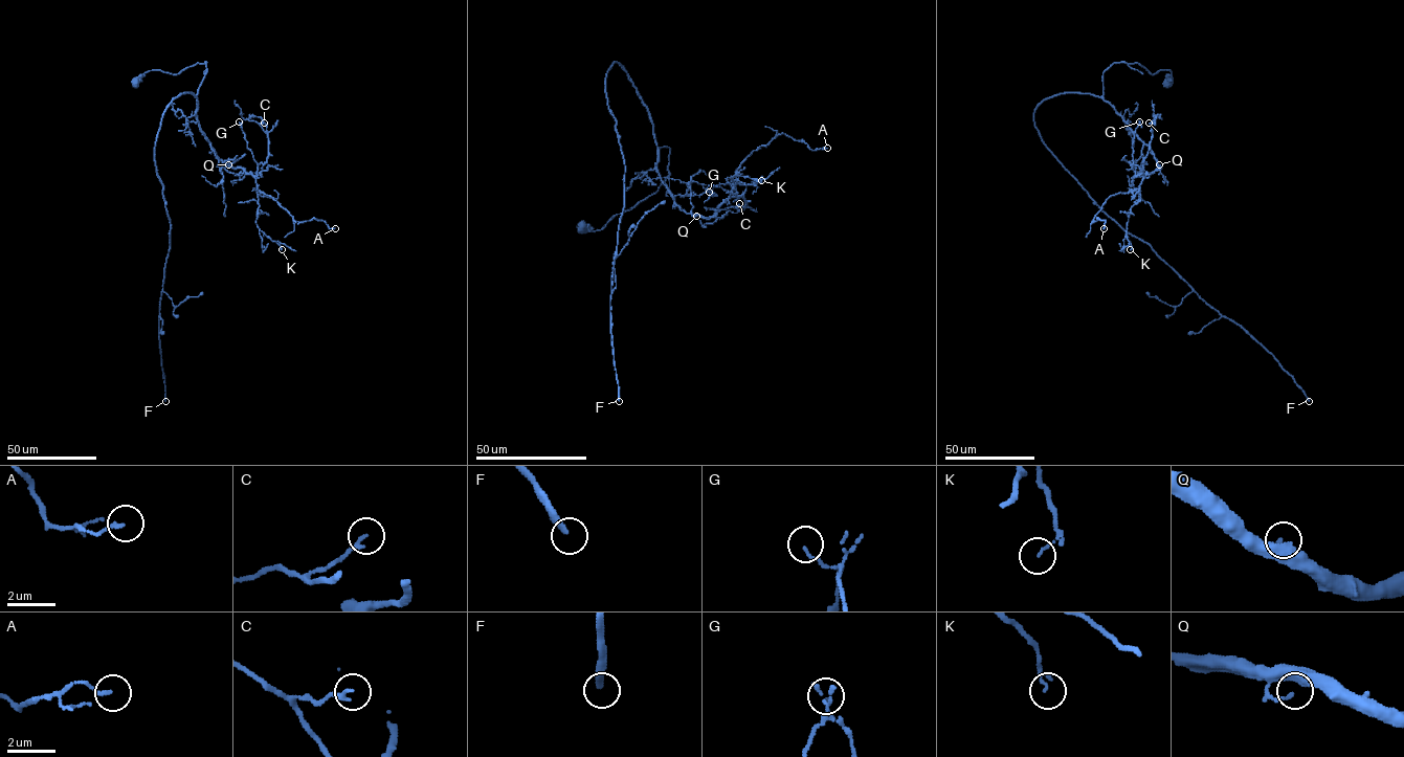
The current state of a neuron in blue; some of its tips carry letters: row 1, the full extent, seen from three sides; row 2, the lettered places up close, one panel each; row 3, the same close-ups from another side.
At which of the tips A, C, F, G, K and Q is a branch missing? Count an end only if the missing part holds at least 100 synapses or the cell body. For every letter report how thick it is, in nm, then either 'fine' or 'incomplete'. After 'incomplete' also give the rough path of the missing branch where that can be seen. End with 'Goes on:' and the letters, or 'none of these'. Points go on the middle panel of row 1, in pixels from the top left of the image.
A: 120 nm thick; fine
C: 170 nm thick; fine
F: 280 nm thick; incomplete
G: 100 nm thick; fine
K: 100 nm thick; fine
Q: 120 nm thick; fine
Goes on: F

